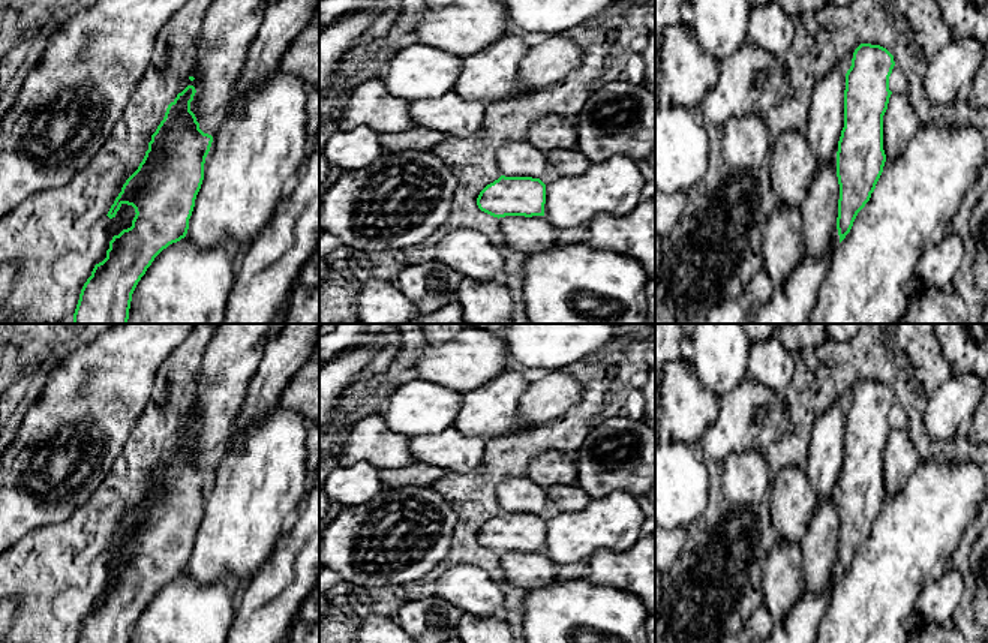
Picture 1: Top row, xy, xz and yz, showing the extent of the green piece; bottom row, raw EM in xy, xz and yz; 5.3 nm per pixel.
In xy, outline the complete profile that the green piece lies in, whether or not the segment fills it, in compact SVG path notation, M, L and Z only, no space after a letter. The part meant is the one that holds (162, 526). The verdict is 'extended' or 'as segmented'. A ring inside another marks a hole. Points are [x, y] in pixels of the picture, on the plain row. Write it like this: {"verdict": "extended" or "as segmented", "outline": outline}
{"verdict": "as segmented", "outline": "M187 421L168 441L163 456L151 471L142 498L126 516L111 541L106 550L109 555L115 553L123 540L132 541L136 550L132 562L109 577L106 594L94 601L81 625L76 643L130 643L132 630L154 594L169 580L186 573L195 535L204 516L205 493L213 478L213 472L199 465L190 447L195 429L195 423Z"}

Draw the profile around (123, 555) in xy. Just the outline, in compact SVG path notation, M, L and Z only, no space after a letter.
M121 540L117 550L108 559L106 579L105 579L103 588L96 600L102 598L106 594L106 586L109 585L109 577L112 576L112 573L118 571L123 565L127 565L132 562L132 556L133 556L135 550L136 549L132 541Z

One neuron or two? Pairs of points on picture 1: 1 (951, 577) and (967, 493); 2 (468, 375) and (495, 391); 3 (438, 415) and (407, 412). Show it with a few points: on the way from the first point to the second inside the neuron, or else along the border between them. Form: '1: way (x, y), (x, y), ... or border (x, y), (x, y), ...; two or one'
1: way (940, 564), (940, 520), (945, 516); one
2: border (508, 369), (464, 394); two
3: way (431, 412), (414, 412); one

